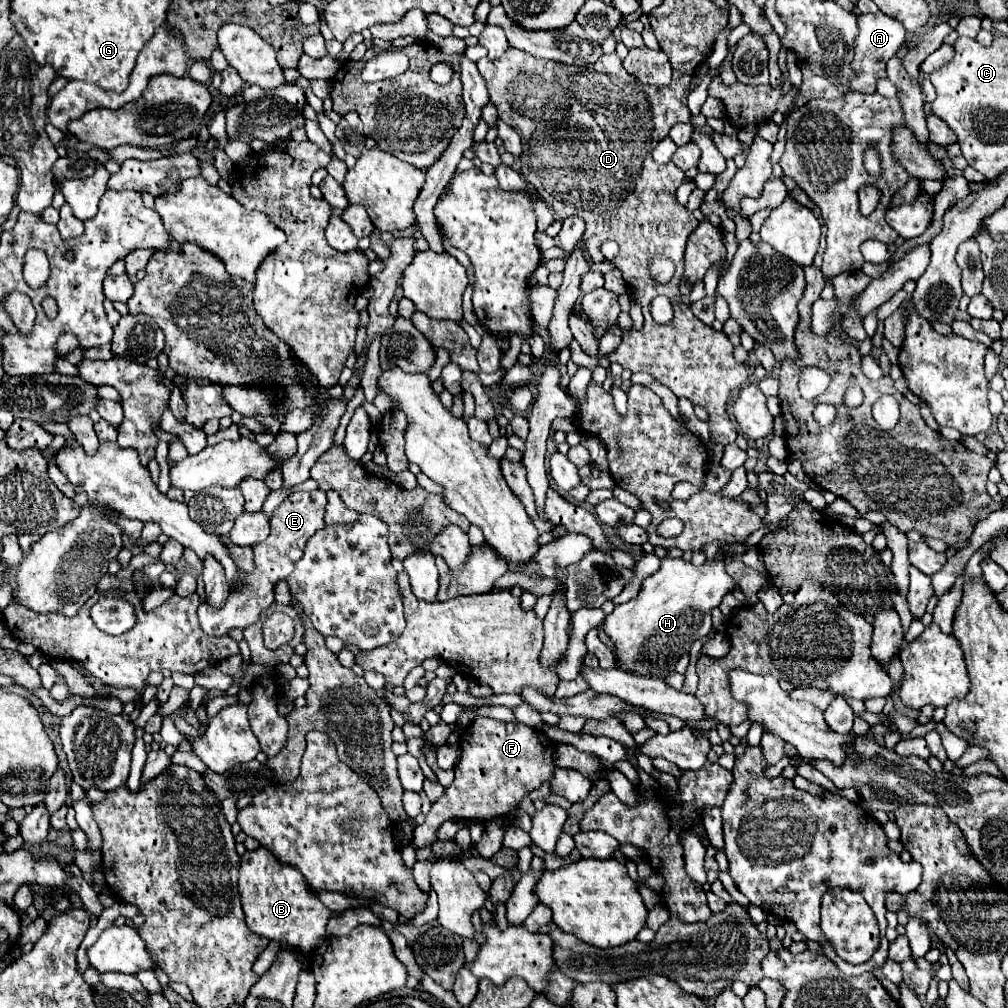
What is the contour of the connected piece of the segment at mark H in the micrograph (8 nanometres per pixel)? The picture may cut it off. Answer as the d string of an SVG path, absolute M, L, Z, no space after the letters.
M664 558L660 570L642 582L640 594L634 600L616 606L614 612L604 620L604 630L614 642L614 652L622 660L622 670L646 678L666 678L668 674L672 674L674 664L680 656L688 654L692 642L712 632L712 610L720 606L722 598L736 588L738 582L726 572L724 558L706 560L702 566L694 566L692 562L686 562L682 558Z

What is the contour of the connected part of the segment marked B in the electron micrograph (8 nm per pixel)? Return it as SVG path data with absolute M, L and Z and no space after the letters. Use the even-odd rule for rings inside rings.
M260 846L242 856L238 890L246 924L254 934L290 944L302 952L312 952L326 938L326 924L332 912L318 900L316 892L310 890L308 882L294 866L280 862L266 848Z

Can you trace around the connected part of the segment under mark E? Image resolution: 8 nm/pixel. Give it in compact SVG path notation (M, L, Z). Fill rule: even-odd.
M312 490L312 492L294 492L290 494L272 514L270 536L254 544L254 570L244 572L240 580L236 580L236 588L230 590L230 596L224 604L224 608L212 608L210 604L200 604L198 618L200 626L210 636L224 636L230 628L246 628L254 624L260 614L274 602L274 588L280 580L286 580L286 576L294 570L294 562L304 552L304 546L314 532L324 528L324 508L326 508L326 492L324 490Z

